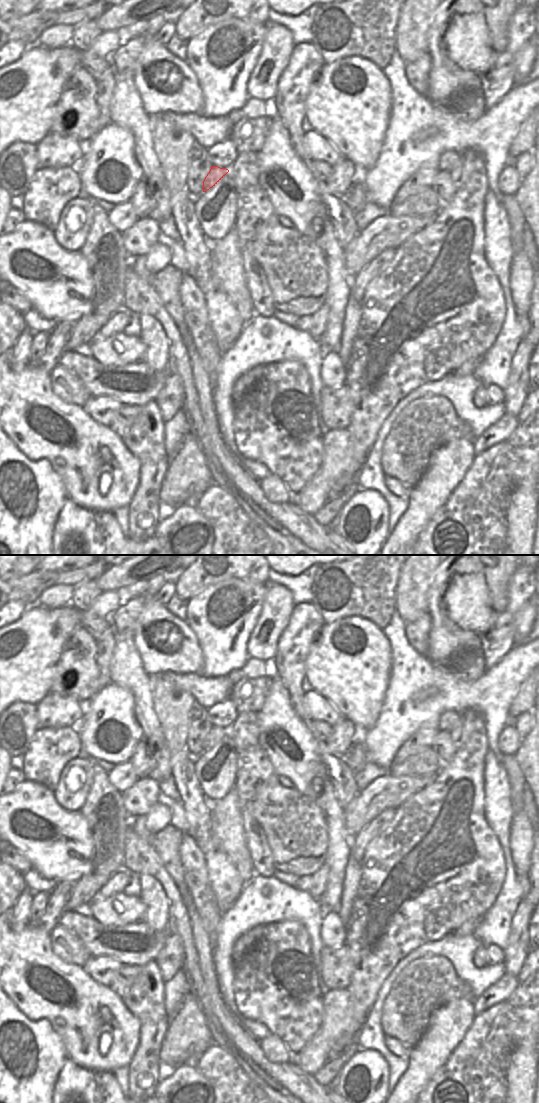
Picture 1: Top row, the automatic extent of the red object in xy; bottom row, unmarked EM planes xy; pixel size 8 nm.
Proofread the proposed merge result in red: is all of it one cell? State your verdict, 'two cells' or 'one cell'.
one cell

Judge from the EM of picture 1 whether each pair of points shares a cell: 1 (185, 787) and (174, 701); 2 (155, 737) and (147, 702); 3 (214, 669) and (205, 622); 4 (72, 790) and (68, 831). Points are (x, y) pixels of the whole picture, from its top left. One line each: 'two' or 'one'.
1: two
2: one
3: one
4: two

